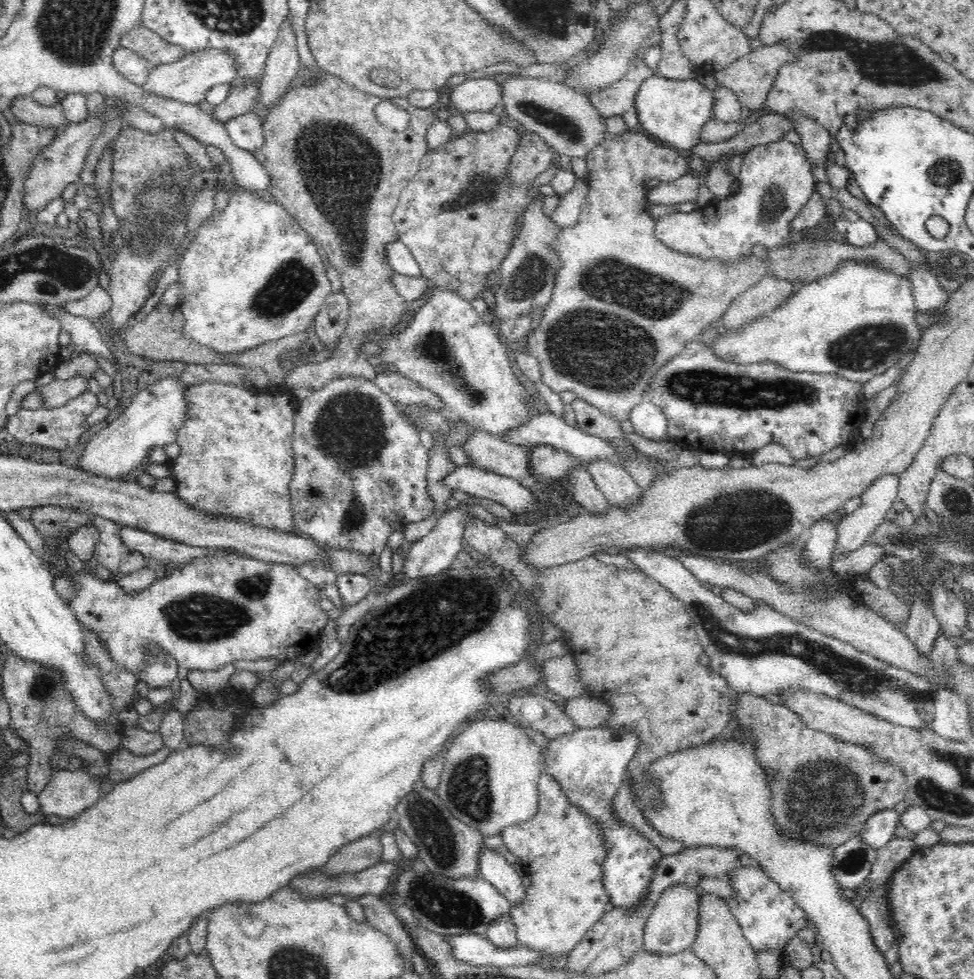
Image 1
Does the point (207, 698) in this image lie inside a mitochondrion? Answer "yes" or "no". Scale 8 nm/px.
no

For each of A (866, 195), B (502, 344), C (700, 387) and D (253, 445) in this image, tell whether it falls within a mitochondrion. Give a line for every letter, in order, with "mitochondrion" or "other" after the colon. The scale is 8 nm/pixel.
A: other
B: other
C: mitochondrion
D: other

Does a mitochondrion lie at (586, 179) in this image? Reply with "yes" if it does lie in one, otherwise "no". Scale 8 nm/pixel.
no

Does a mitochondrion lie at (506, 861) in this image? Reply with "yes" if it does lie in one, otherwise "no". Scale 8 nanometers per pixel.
no

